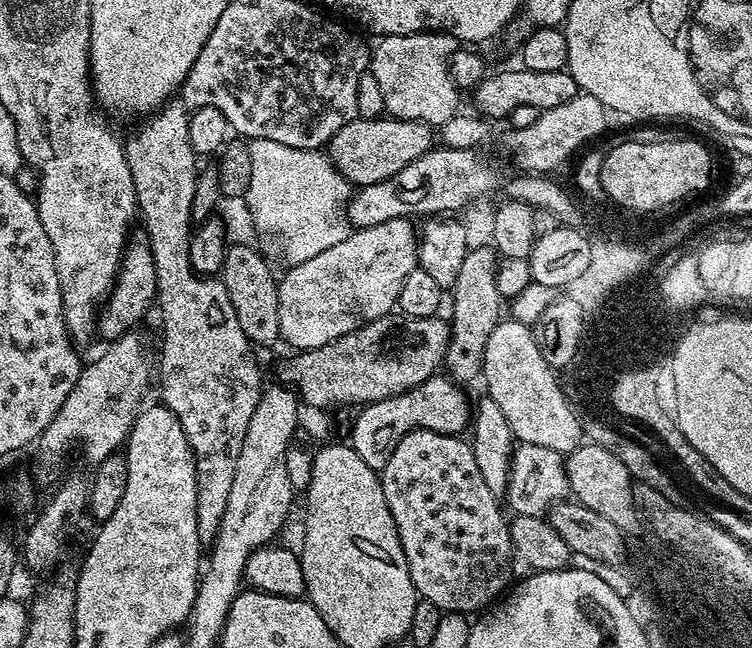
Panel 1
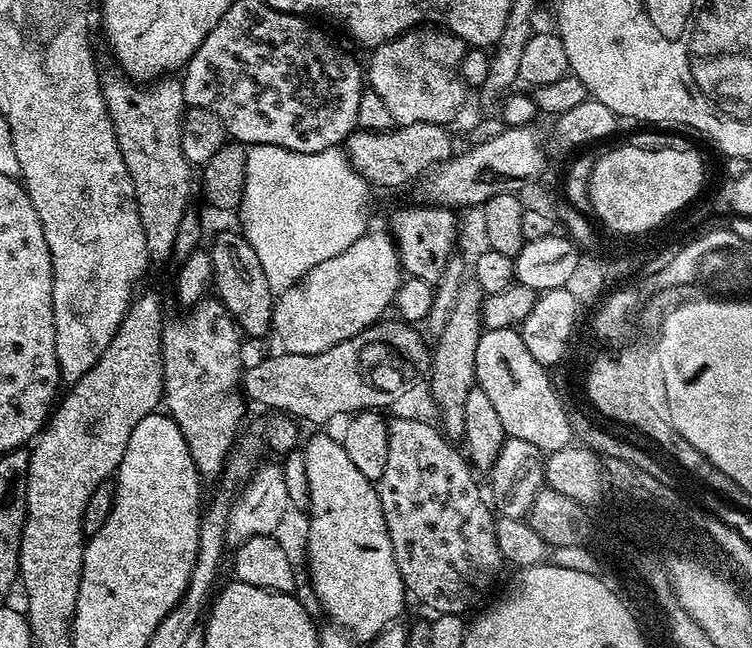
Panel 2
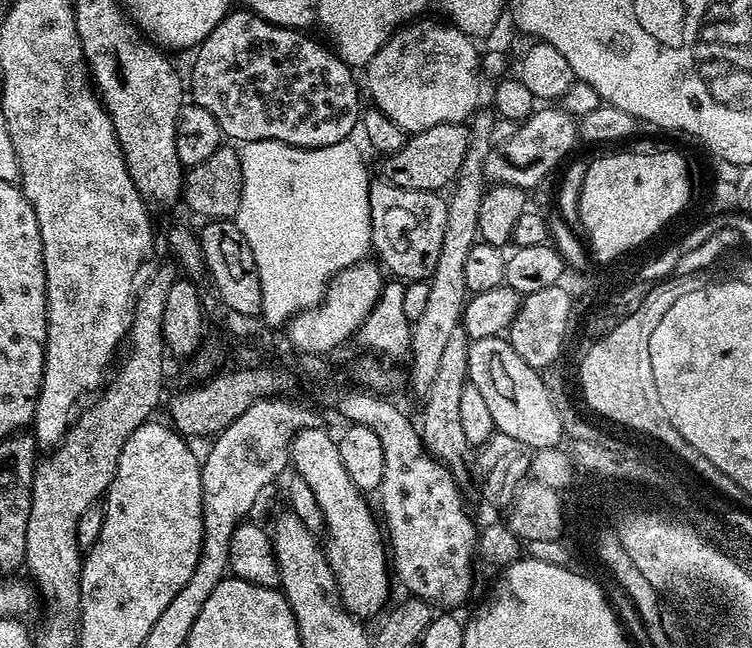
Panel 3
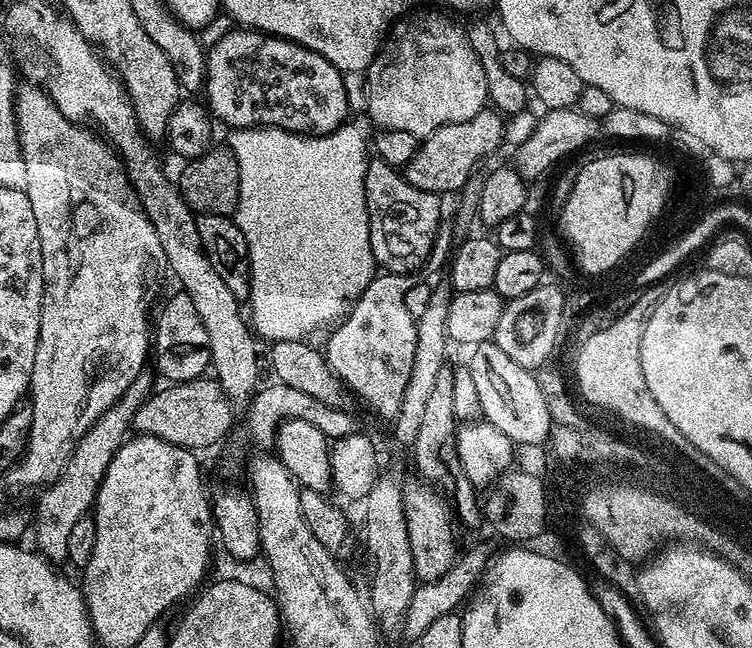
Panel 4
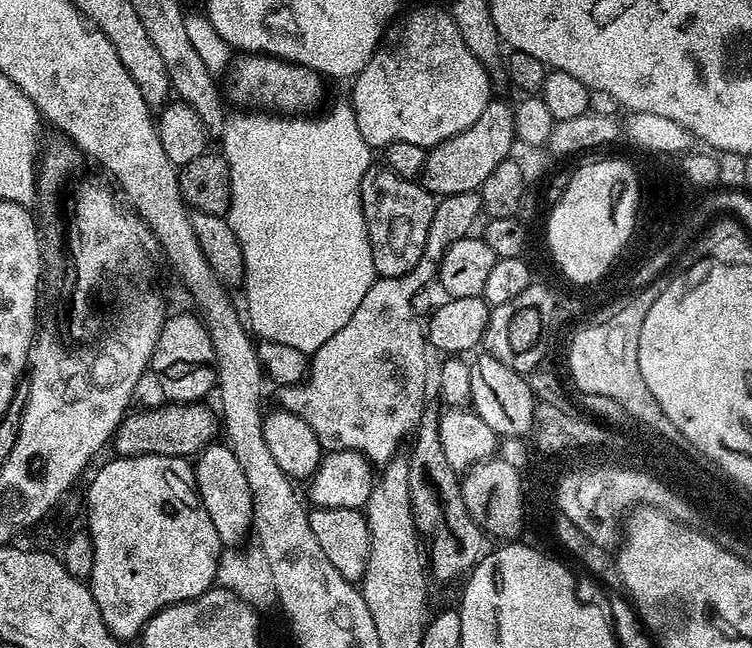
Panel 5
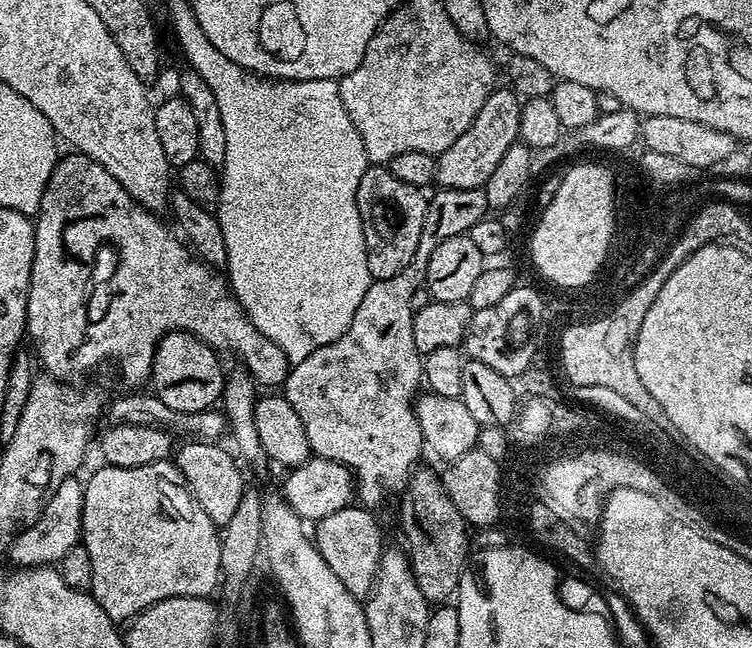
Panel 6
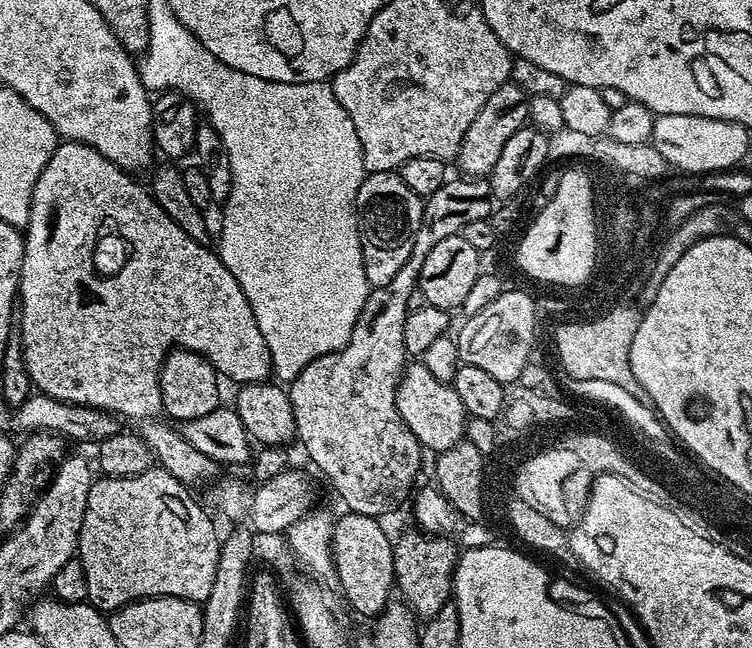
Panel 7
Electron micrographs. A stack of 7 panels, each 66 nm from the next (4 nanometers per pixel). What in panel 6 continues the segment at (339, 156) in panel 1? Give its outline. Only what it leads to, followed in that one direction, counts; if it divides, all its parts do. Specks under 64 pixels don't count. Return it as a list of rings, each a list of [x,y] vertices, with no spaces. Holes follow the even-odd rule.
[[[497,87],[486,98],[482,110],[478,110],[476,120],[454,142],[454,146],[447,148],[445,152],[436,156],[435,183],[440,188],[457,188],[458,190],[470,190],[471,188],[483,188],[484,184],[494,174],[498,162],[506,155],[506,150],[514,146],[521,139],[519,132],[519,119],[522,118],[522,100],[512,91],[511,87]]]

